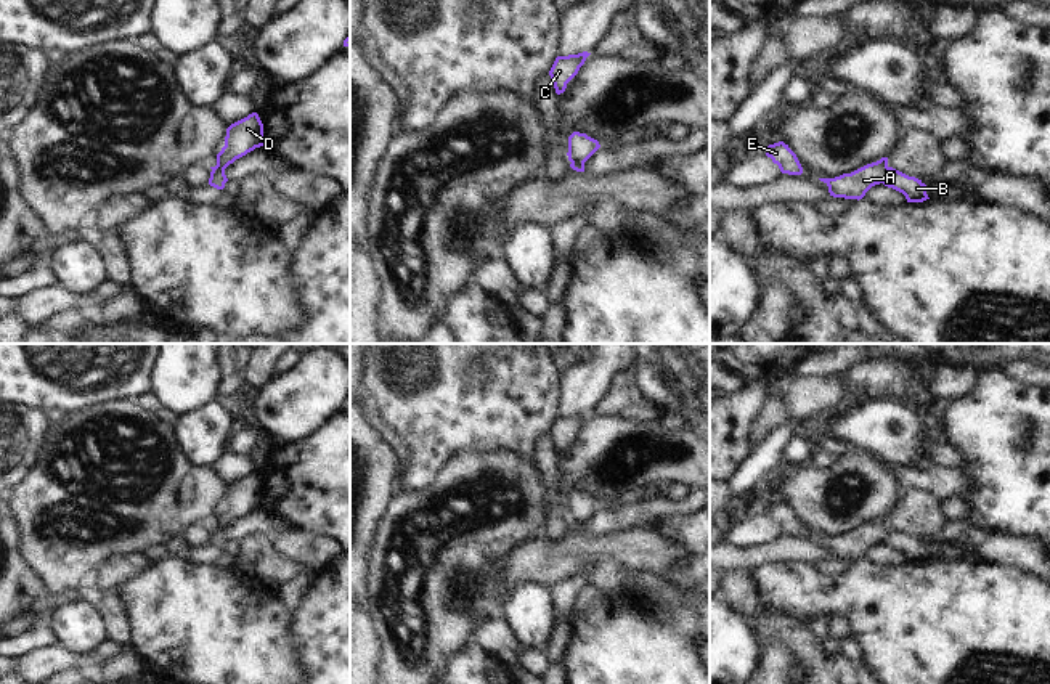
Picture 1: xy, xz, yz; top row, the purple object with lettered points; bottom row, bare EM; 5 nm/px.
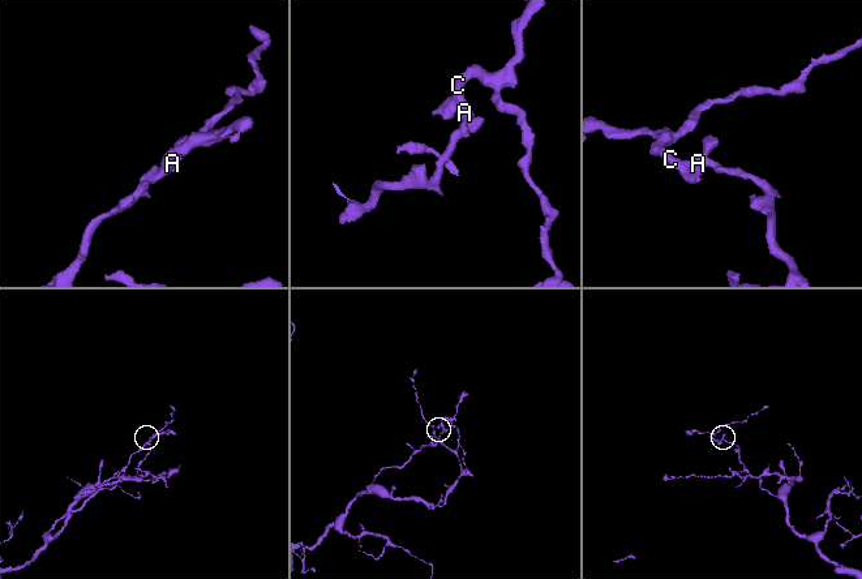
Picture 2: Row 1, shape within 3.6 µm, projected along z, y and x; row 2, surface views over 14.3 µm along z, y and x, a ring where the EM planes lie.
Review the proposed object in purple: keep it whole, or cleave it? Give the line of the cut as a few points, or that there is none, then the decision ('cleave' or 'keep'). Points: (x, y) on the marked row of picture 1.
cut in yz along (890, 167), (882, 182); cleave

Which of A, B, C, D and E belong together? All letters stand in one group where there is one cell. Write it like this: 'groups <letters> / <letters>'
groups A C D E / B

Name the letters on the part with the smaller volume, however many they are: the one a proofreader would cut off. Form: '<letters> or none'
A, C, D, E

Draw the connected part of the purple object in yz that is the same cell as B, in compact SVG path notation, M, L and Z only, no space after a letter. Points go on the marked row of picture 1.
M893 167L888 169L883 185L902 193L907 202L923 202L930 199L926 185L922 180L909 177Z

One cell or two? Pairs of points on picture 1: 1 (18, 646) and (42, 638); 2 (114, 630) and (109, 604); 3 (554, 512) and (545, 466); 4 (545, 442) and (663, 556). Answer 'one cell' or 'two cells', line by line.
1: one cell
2: one cell
3: one cell
4: two cells

